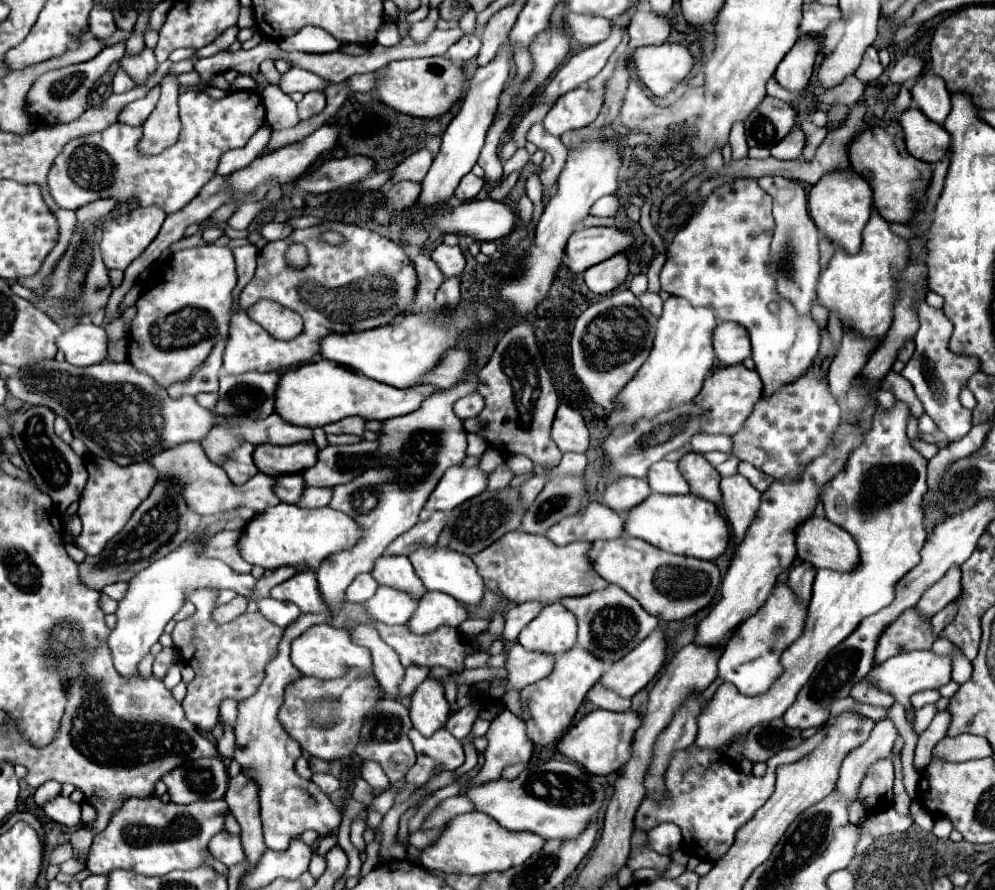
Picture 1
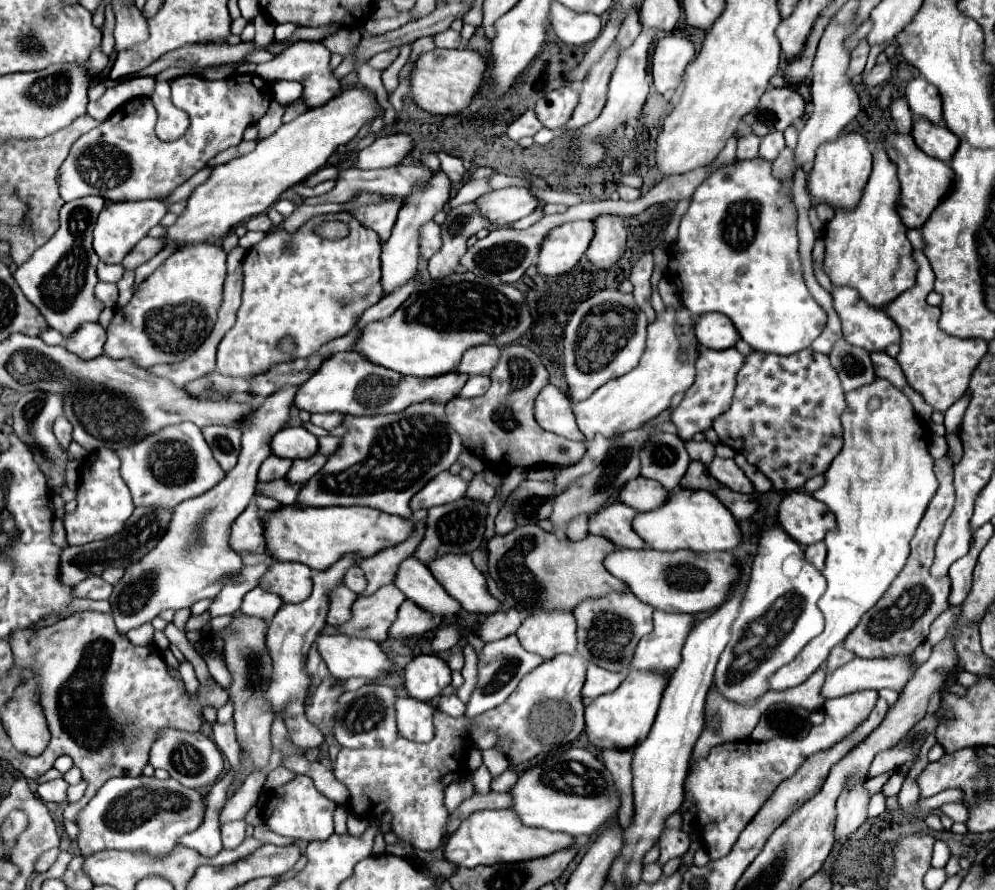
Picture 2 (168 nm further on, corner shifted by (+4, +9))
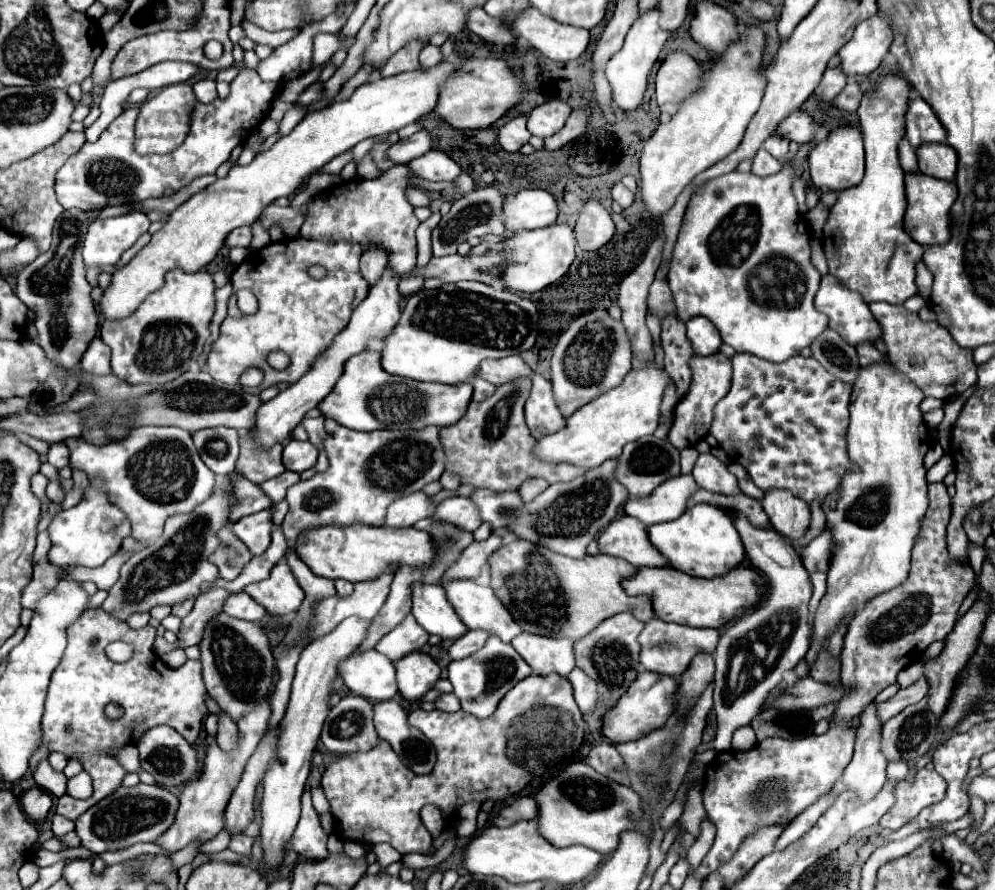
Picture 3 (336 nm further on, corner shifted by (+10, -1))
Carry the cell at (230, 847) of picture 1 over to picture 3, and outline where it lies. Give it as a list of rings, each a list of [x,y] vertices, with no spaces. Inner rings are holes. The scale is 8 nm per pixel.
[[[238,833],[238,835],[234,835],[232,839],[230,839],[230,845],[228,845],[228,849],[232,849],[234,853],[242,853],[242,855],[250,855],[250,847],[252,847],[252,837],[246,837],[246,835],[242,835],[242,833]]]

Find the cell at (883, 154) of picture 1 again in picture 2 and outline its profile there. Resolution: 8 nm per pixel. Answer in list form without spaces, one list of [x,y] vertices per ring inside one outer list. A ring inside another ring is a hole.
[[[888,135],[886,137],[886,151],[890,159],[898,167],[898,179],[900,179],[900,203],[898,203],[898,213],[908,229],[920,229],[930,213],[936,209],[938,201],[948,193],[950,181],[954,179],[954,173],[950,173],[950,167],[938,159],[928,157],[922,149],[916,147],[912,135]]]

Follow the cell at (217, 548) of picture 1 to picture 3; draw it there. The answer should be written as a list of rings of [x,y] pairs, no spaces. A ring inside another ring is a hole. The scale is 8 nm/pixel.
[[[270,509],[252,513],[248,517],[242,517],[240,521],[232,523],[232,533],[250,549],[252,555],[262,555],[270,545]]]

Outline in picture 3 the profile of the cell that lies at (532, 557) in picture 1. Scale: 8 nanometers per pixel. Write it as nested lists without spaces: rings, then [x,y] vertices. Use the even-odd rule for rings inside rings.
[[[516,539],[500,547],[490,559],[492,589],[504,607],[512,613],[516,623],[536,635],[552,635],[566,639],[580,639],[606,619],[622,611],[634,613],[636,619],[652,619],[652,605],[646,597],[630,597],[624,593],[620,581],[634,575],[636,569],[624,559],[616,559],[604,553],[586,555],[584,559],[572,559],[540,547],[526,539]]]

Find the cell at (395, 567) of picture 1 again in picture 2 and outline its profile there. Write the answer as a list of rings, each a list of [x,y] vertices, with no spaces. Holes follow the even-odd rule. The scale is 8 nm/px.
[[[408,557],[394,579],[394,585],[416,605],[420,605],[424,611],[432,615],[452,617],[460,613],[460,605],[456,599],[452,599],[446,589],[434,579],[430,569],[420,563],[414,557]]]

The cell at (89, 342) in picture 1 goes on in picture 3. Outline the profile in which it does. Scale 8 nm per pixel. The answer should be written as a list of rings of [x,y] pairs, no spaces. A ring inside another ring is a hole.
[[[100,337],[92,339],[86,353],[80,359],[80,369],[90,375],[110,375],[110,351]]]

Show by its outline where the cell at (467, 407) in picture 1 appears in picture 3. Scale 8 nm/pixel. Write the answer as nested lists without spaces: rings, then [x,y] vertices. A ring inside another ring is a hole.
[[[474,379],[474,395],[472,395],[472,401],[482,401],[486,397],[492,395],[492,391],[496,389],[496,385],[484,381],[484,379]]]

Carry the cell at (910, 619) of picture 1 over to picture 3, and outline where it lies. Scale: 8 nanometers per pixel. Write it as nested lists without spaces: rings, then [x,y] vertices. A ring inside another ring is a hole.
[[[930,483],[930,507],[920,525],[918,541],[912,549],[912,569],[908,579],[858,611],[850,621],[840,653],[842,683],[856,683],[856,691],[842,699],[836,717],[860,715],[874,697],[896,681],[900,669],[920,661],[930,643],[942,641],[954,627],[962,599],[974,585],[974,571],[968,563],[952,563],[946,549],[946,525],[950,519],[950,497],[944,483]]]

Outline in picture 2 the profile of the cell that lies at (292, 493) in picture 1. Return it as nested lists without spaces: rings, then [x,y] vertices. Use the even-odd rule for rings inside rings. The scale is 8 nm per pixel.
[[[270,455],[260,471],[258,471],[258,479],[260,481],[272,481],[272,479],[284,479],[288,469],[292,467],[292,459],[282,459],[282,457],[276,457],[276,455]]]

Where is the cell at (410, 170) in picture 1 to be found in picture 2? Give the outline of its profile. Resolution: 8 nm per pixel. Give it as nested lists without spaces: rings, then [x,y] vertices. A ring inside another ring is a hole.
[[[396,165],[396,167],[386,167],[386,169],[372,169],[372,171],[364,171],[364,169],[346,169],[340,171],[338,179],[336,179],[336,187],[330,193],[318,195],[318,197],[310,197],[304,199],[302,203],[308,205],[318,205],[318,203],[344,203],[350,201],[356,193],[360,191],[372,191],[372,193],[386,193],[386,195],[398,195],[398,197],[408,197],[416,185],[420,181],[428,181],[432,177],[432,171],[422,167],[422,165]]]

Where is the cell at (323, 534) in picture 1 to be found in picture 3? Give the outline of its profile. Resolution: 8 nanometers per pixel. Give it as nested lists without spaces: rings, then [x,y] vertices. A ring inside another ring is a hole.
[[[364,523],[352,525],[320,525],[302,531],[292,545],[294,553],[308,565],[316,575],[326,579],[346,579],[352,583],[372,579],[384,571],[384,567],[396,569],[398,565],[422,567],[432,563],[434,547],[426,531],[414,527],[392,529],[392,527],[374,527]]]

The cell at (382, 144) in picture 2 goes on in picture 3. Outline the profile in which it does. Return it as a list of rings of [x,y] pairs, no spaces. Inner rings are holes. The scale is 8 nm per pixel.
[[[418,131],[414,133],[412,137],[404,139],[404,141],[398,141],[396,145],[392,145],[388,149],[388,159],[392,163],[398,163],[398,165],[408,165],[412,159],[424,155],[426,151],[432,149],[432,139],[428,135],[428,131]]]

